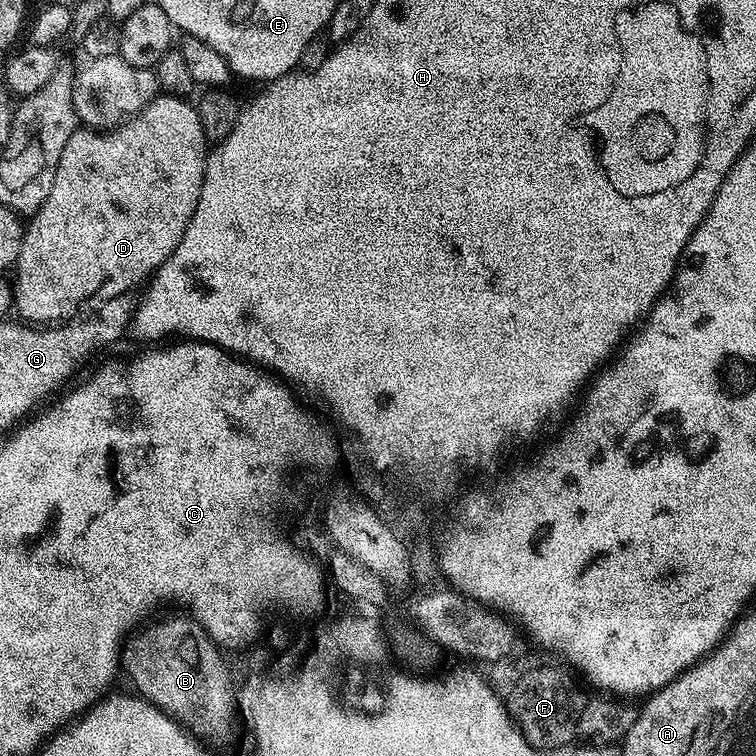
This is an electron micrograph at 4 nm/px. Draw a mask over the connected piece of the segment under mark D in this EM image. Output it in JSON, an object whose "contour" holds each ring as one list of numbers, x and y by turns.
{"contour":[[158,94,136,116,131,116,118,128,108,131,77,130,73,132,70,142,66,142,66,150,62,150,62,158,54,174,54,186,50,186,50,194,46,202,37,210,26,224,22,250,14,265,14,312,19,319,29,326,59,326,65,322,75,321,85,314,96,314,111,302,115,296,131,290,135,284,151,277,174,254,174,246,182,242,182,234,186,234,186,226,198,206,198,198,202,194,204,181,204,165,210,155,204,138,203,122,199,120,197,105,187,104,187,99,171,94]]}

